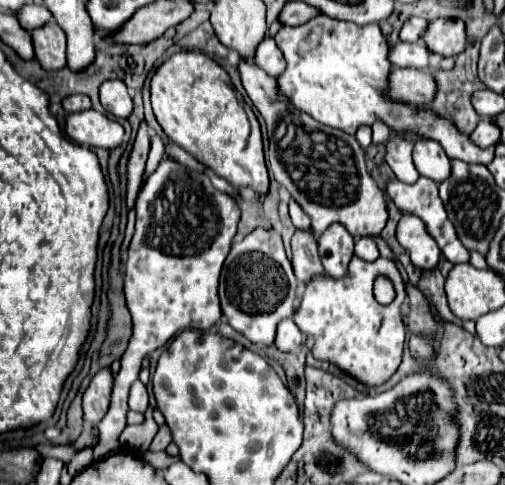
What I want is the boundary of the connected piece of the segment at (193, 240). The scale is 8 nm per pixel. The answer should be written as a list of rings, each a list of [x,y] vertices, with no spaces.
[[[164,158],[160,166],[156,168],[156,172],[144,184],[142,192],[138,194],[136,232],[128,246],[128,260],[124,266],[124,294],[126,294],[128,310],[132,314],[134,334],[122,356],[122,368],[114,382],[110,410],[98,422],[100,442],[94,448],[96,460],[106,458],[108,454],[114,454],[114,450],[122,448],[122,444],[118,442],[118,436],[126,428],[128,392],[130,392],[132,382],[138,378],[142,358],[154,352],[156,348],[162,348],[166,342],[170,342],[176,334],[184,330],[190,330],[190,328],[210,330],[220,320],[222,310],[220,310],[220,300],[218,300],[218,278],[220,278],[222,262],[230,250],[230,240],[236,234],[238,220],[240,220],[240,210],[228,194],[222,194],[220,190],[216,190],[210,178],[202,170],[196,170],[190,166],[184,168],[174,158]]]

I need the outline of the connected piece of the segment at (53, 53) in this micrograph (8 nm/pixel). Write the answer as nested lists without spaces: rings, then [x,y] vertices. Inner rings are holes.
[[[46,22],[32,30],[30,36],[36,60],[44,70],[60,70],[66,66],[66,34],[56,26],[56,22]]]

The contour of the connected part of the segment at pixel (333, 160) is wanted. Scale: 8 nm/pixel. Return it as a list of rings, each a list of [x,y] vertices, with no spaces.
[[[240,60],[240,76],[244,90],[256,110],[264,116],[268,128],[268,170],[310,216],[312,230],[322,234],[328,226],[340,222],[356,240],[380,234],[388,220],[386,200],[366,172],[364,150],[356,136],[324,126],[294,108],[292,102],[278,90],[276,78],[264,74],[264,70],[260,70],[254,62]]]

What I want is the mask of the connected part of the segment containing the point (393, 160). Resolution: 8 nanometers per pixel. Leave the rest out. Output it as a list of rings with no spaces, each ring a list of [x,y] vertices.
[[[396,138],[392,146],[388,146],[388,166],[396,174],[396,178],[404,184],[414,184],[418,180],[418,172],[412,162],[412,142],[404,138]]]

